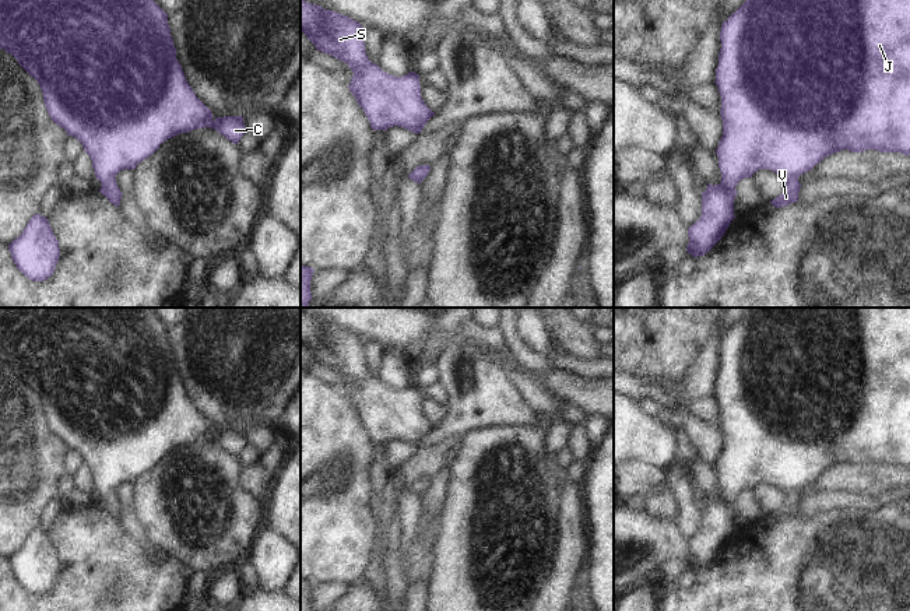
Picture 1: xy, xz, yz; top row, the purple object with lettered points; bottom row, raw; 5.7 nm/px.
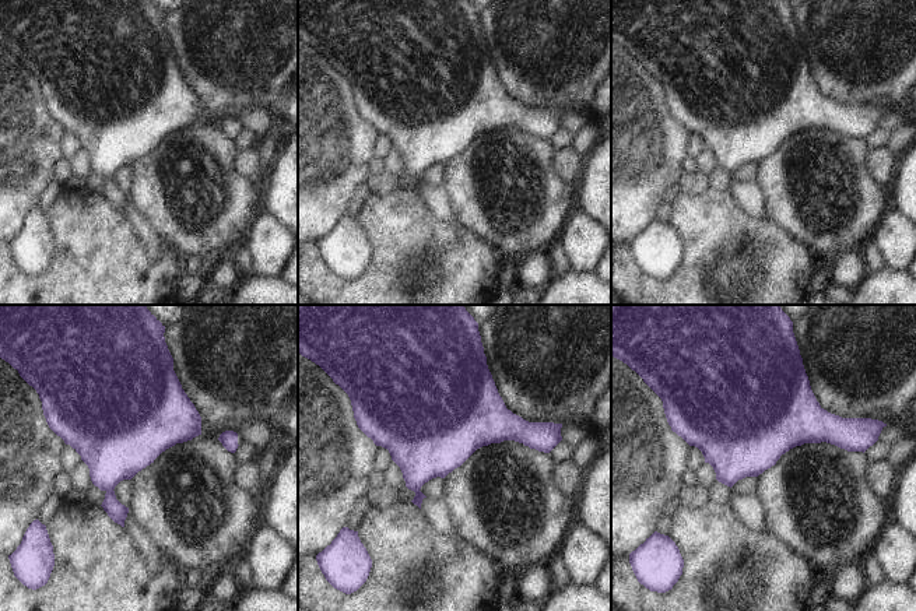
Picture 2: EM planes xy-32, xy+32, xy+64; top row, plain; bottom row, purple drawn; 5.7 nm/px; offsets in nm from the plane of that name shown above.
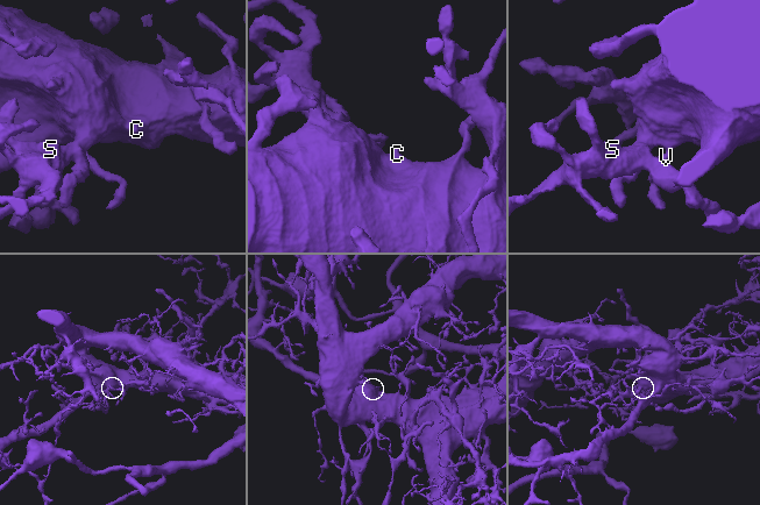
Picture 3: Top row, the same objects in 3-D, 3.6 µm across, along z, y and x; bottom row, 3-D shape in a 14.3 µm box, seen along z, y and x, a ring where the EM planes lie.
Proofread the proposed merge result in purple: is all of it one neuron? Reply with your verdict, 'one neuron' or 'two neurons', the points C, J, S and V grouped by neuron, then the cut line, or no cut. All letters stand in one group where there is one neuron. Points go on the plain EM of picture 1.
one neuron | C J S V | no cut

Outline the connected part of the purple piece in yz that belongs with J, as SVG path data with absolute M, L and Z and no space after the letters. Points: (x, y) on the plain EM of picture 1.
M751 308L751 310L721 337L720 355L721 355L721 362L718 366L718 379L716 382L714 396L718 400L718 405L721 410L720 428L723 433L723 449L716 463L716 467L718 470L718 481L721 485L721 495L716 499L707 496L707 502L702 506L702 529L692 540L688 541L689 556L686 559L686 565L693 570L705 569L709 563L713 562L713 559L725 547L731 534L735 531L734 529L734 512L737 509L735 499L738 498L739 494L745 491L752 491L752 488L759 482L770 482L787 494L784 505L779 510L770 515L770 517L780 522L798 515L798 506L801 501L801 496L798 495L798 489L811 484L823 471L835 466L839 466L842 463L848 463L851 466L876 463L879 466L902 466L904 468L910 468L910 308Z

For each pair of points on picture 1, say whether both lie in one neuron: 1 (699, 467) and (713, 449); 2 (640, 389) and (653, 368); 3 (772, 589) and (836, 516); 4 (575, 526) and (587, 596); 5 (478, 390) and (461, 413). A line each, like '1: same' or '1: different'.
1: different
2: different
3: same
4: different
5: same

